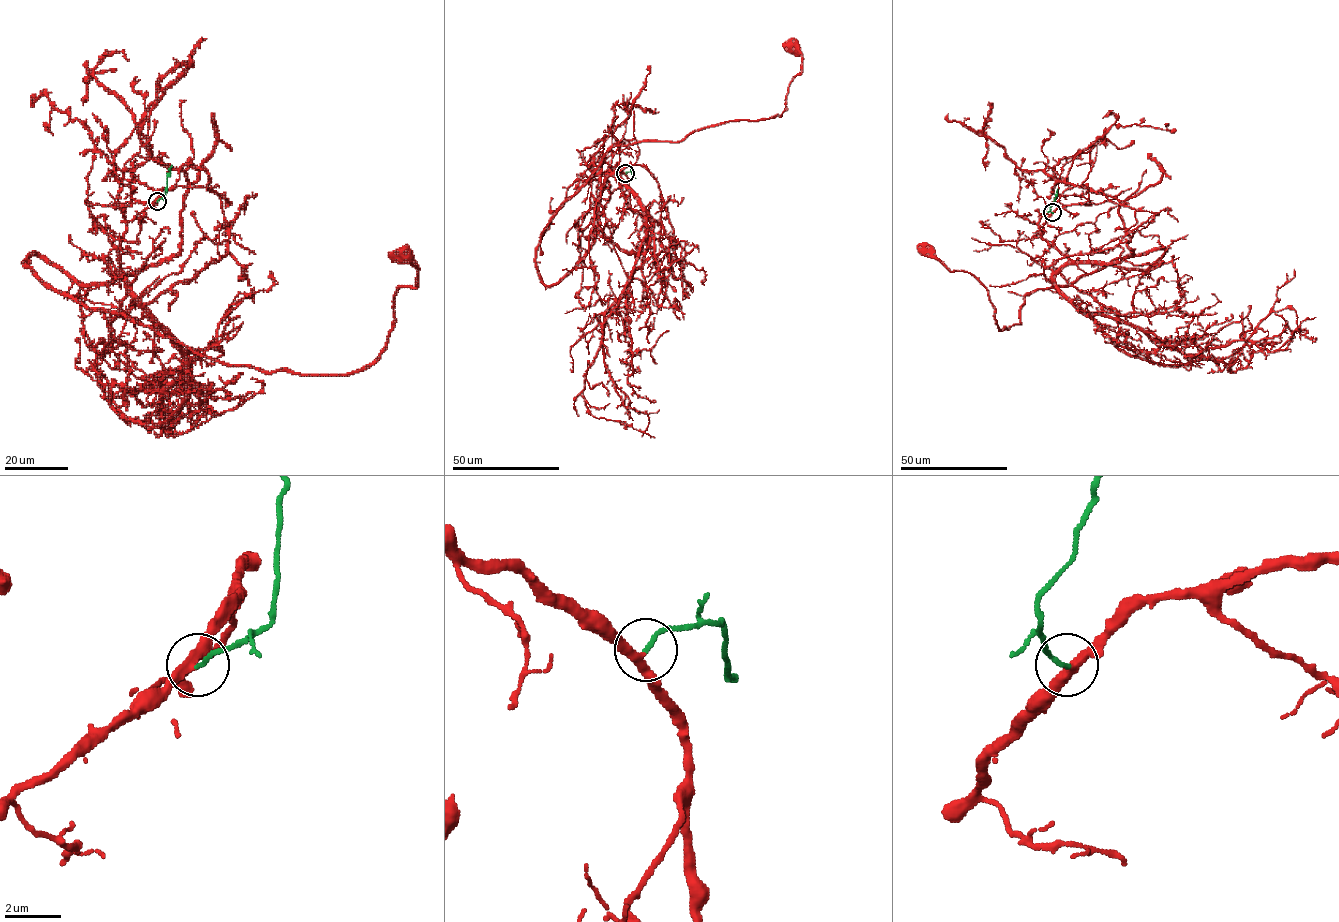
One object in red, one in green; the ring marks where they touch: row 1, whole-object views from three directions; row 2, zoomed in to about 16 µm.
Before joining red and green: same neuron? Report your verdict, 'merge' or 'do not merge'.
merge

